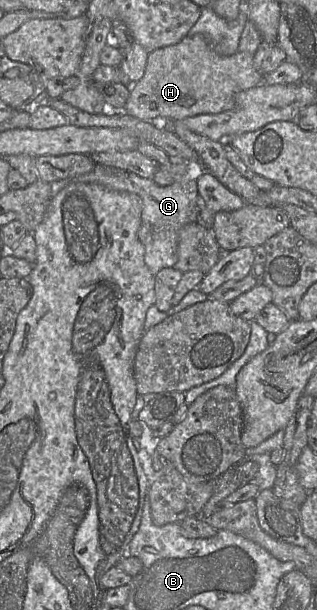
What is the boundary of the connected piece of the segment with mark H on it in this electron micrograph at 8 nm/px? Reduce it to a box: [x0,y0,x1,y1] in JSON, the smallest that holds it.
[125,34,265,121]

